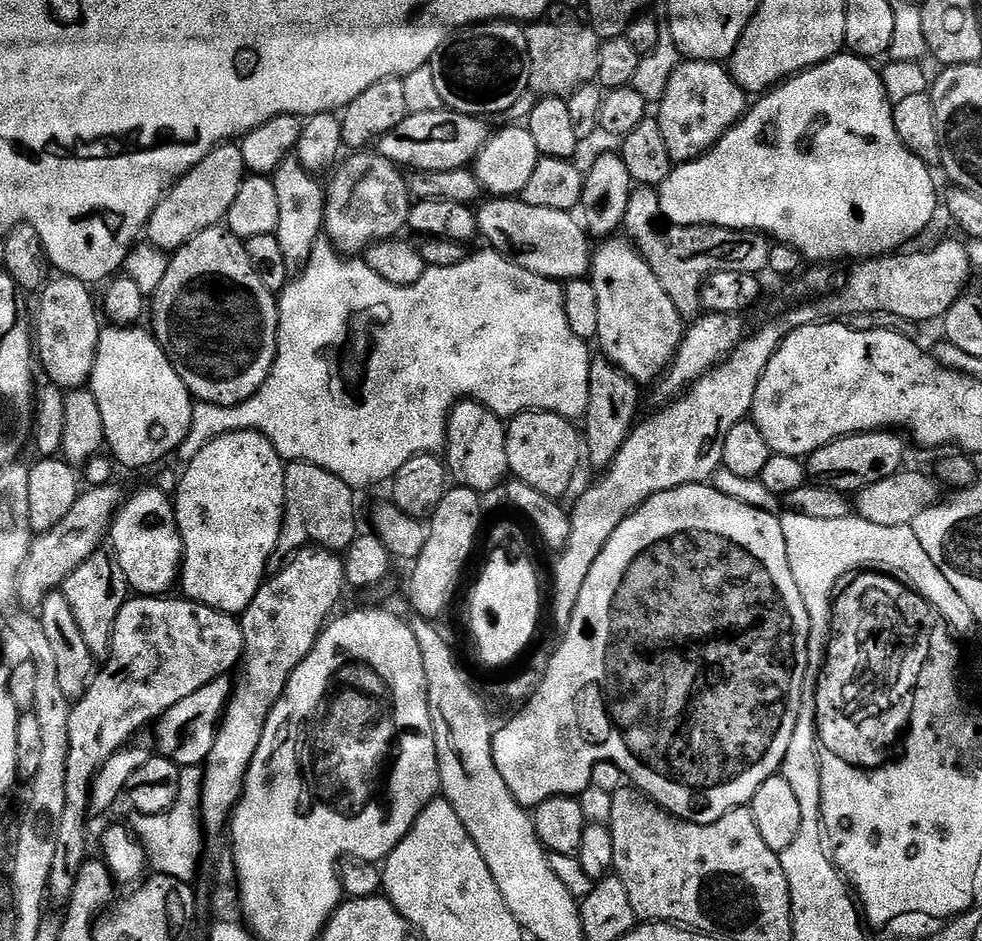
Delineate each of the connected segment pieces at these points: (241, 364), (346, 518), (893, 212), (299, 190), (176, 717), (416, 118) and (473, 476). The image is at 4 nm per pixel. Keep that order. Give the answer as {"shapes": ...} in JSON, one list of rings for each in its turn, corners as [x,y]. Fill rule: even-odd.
{"shapes":[[[[227,227],[202,230],[202,234],[186,242],[186,246],[169,259],[166,274],[150,300],[150,320],[151,316],[151,331],[197,401],[232,408],[250,399],[272,372],[280,325],[278,300],[273,292],[262,286],[258,274],[254,274],[245,241],[239,240]]],[[[305,460],[291,461],[284,469],[284,524],[276,551],[268,558],[267,571],[279,570],[289,556],[303,548],[325,548],[327,552],[342,554],[358,535],[356,528],[357,493],[342,478],[322,470],[322,466],[308,464]]],[[[841,54],[839,56],[831,56],[826,62],[816,64],[813,68],[808,68],[804,72],[798,72],[795,76],[789,76],[787,80],[776,85],[775,88],[763,93],[759,97],[760,100],[751,105],[748,111],[744,113],[744,117],[737,122],[729,132],[720,139],[709,152],[705,152],[703,156],[697,160],[687,160],[685,164],[676,164],[672,173],[664,179],[662,185],[662,216],[669,224],[681,224],[682,226],[694,226],[695,224],[712,224],[716,228],[739,228],[741,230],[755,230],[761,234],[767,234],[773,241],[787,244],[789,248],[797,248],[801,257],[812,259],[812,262],[832,262],[828,260],[852,260],[851,262],[859,262],[865,258],[875,258],[878,256],[887,256],[896,254],[911,242],[915,236],[920,236],[928,228],[928,223],[936,216],[936,184],[932,181],[933,169],[929,165],[924,164],[916,155],[902,142],[902,138],[898,138],[898,130],[894,130],[894,114],[892,113],[893,103],[888,99],[886,90],[882,86],[882,78],[877,69],[872,69],[873,65],[865,60],[863,56],[853,56],[851,54]]],[[[294,156],[288,157],[271,179],[278,197],[278,226],[274,235],[282,247],[282,254],[285,255],[286,270],[290,276],[294,276],[308,264],[313,247],[320,239],[324,227],[327,193],[323,185],[318,184],[319,179],[302,167]]],[[[219,676],[217,680],[202,686],[202,690],[194,690],[190,698],[182,698],[178,706],[170,706],[170,710],[166,710],[163,716],[155,721],[155,751],[163,759],[174,762],[180,769],[200,768],[214,746],[216,732],[220,729],[220,720],[224,717],[224,709],[232,699],[233,687],[233,681],[228,676]]],[[[443,106],[438,110],[409,112],[399,126],[390,130],[390,134],[382,134],[378,155],[412,172],[467,168],[486,146],[490,135],[488,124],[487,119],[451,112]]],[[[457,400],[448,416],[446,427],[446,467],[451,479],[459,487],[469,488],[481,494],[492,492],[496,487],[497,491],[510,476],[506,458],[508,430],[505,421],[477,400]]]]}

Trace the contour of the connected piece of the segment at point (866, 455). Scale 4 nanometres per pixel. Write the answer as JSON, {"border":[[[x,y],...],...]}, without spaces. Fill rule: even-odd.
{"border":[[[881,430],[856,432],[853,436],[832,440],[806,457],[808,480],[845,494],[855,494],[866,486],[874,486],[874,482],[882,482],[882,478],[890,478],[905,467],[903,439],[905,437],[899,431]]]}

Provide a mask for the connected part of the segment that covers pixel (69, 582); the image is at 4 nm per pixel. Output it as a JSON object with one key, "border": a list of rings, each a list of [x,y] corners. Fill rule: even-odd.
{"border":[[[101,550],[86,558],[86,562],[82,562],[82,566],[78,566],[78,570],[66,578],[62,591],[66,602],[70,602],[70,610],[74,610],[74,619],[82,630],[82,638],[86,638],[90,654],[94,658],[107,657],[112,650],[118,614],[130,598],[128,579],[126,574],[122,574],[122,566],[118,566],[115,555]]]}

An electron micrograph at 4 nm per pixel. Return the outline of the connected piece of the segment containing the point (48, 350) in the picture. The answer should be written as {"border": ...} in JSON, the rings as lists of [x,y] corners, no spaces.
{"border":[[[57,275],[49,279],[39,293],[40,318],[36,325],[36,341],[34,344],[35,353],[38,360],[44,363],[44,372],[49,376],[51,383],[61,390],[71,390],[83,388],[92,379],[94,362],[98,354],[98,342],[102,331],[102,316],[98,311],[98,300],[92,297],[93,289],[87,284],[83,284],[78,278],[73,276]]]}

